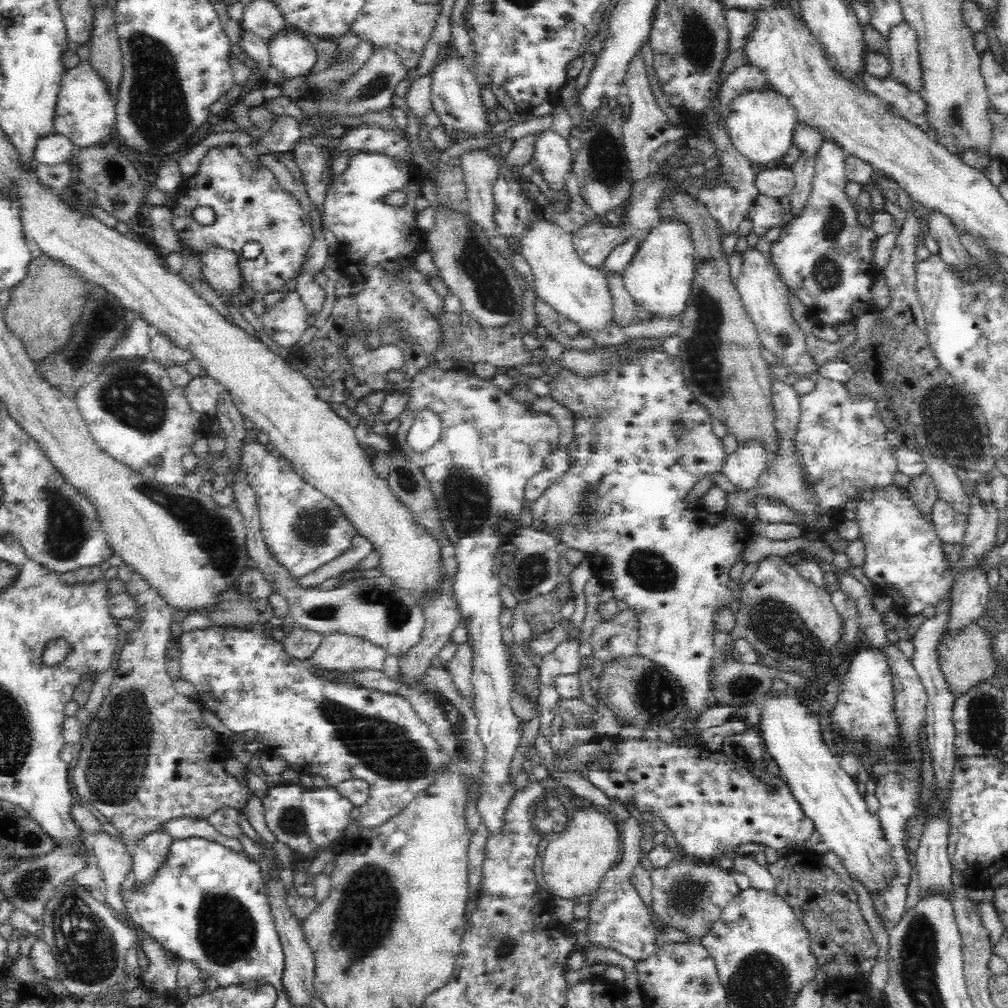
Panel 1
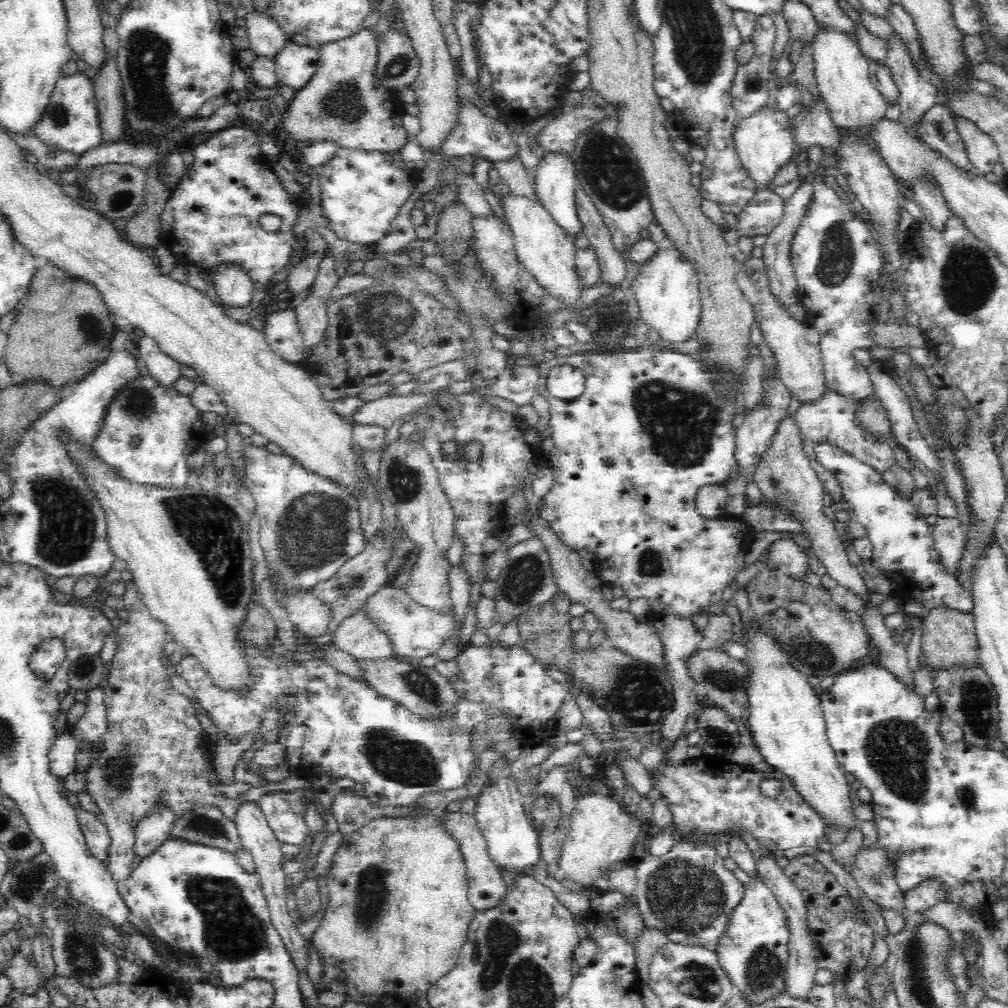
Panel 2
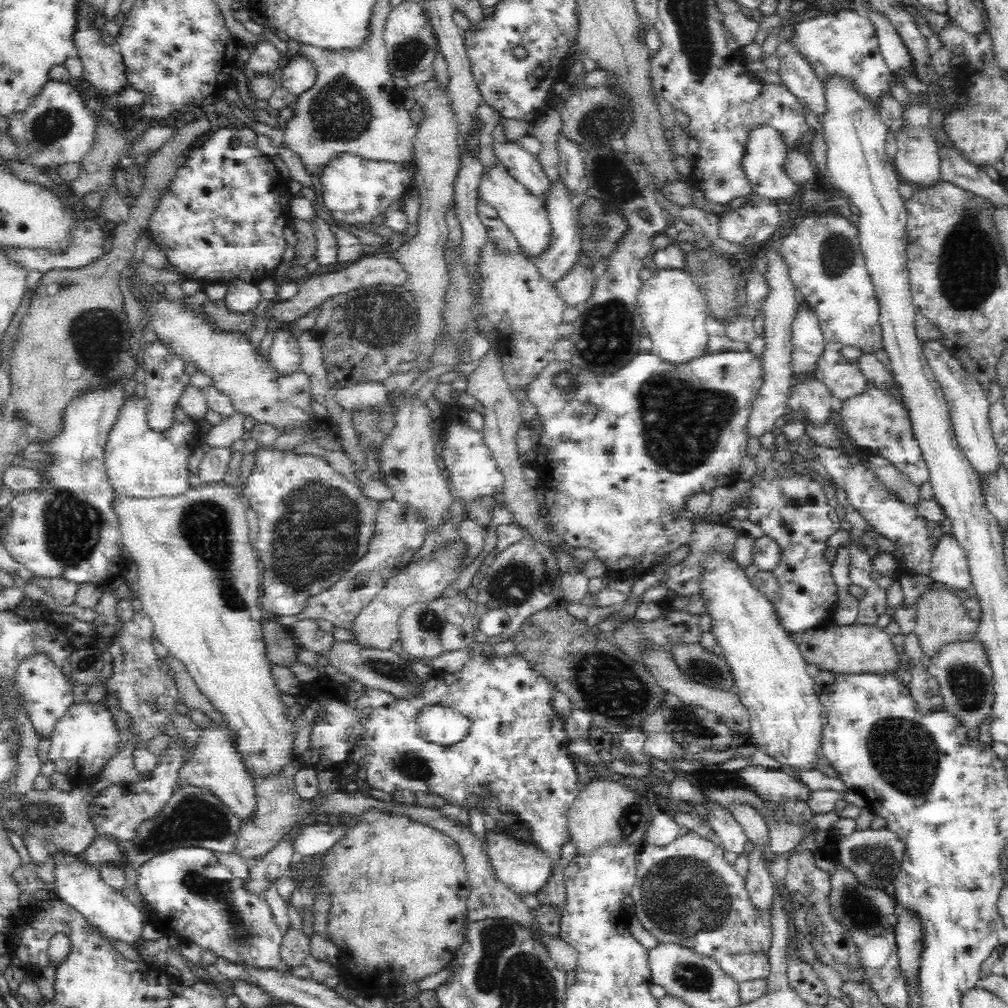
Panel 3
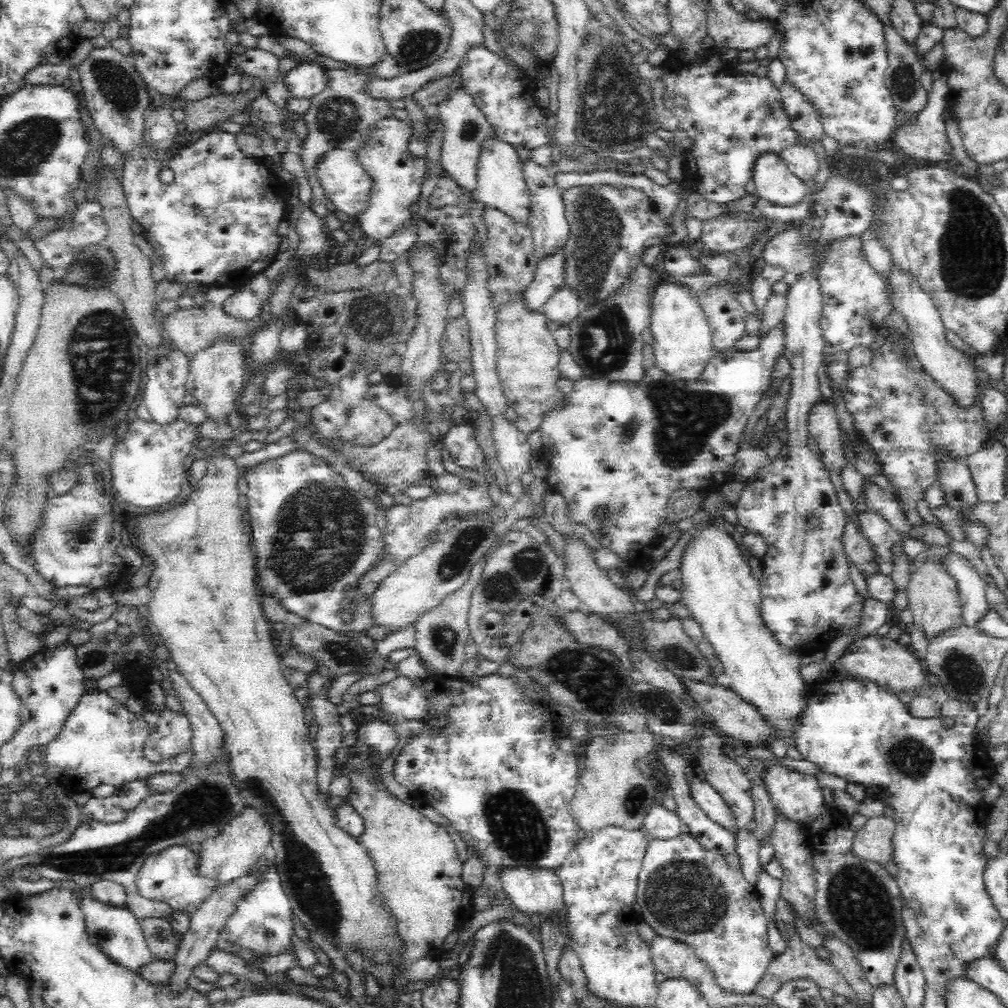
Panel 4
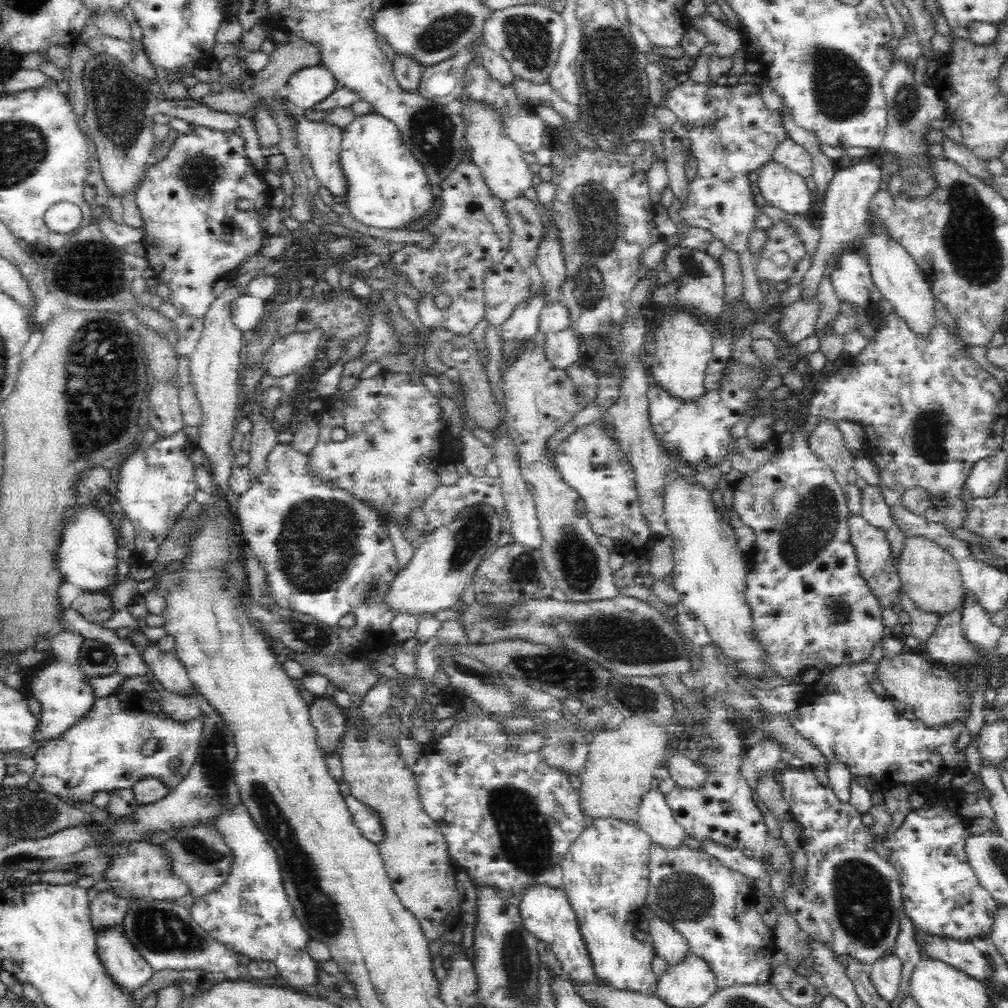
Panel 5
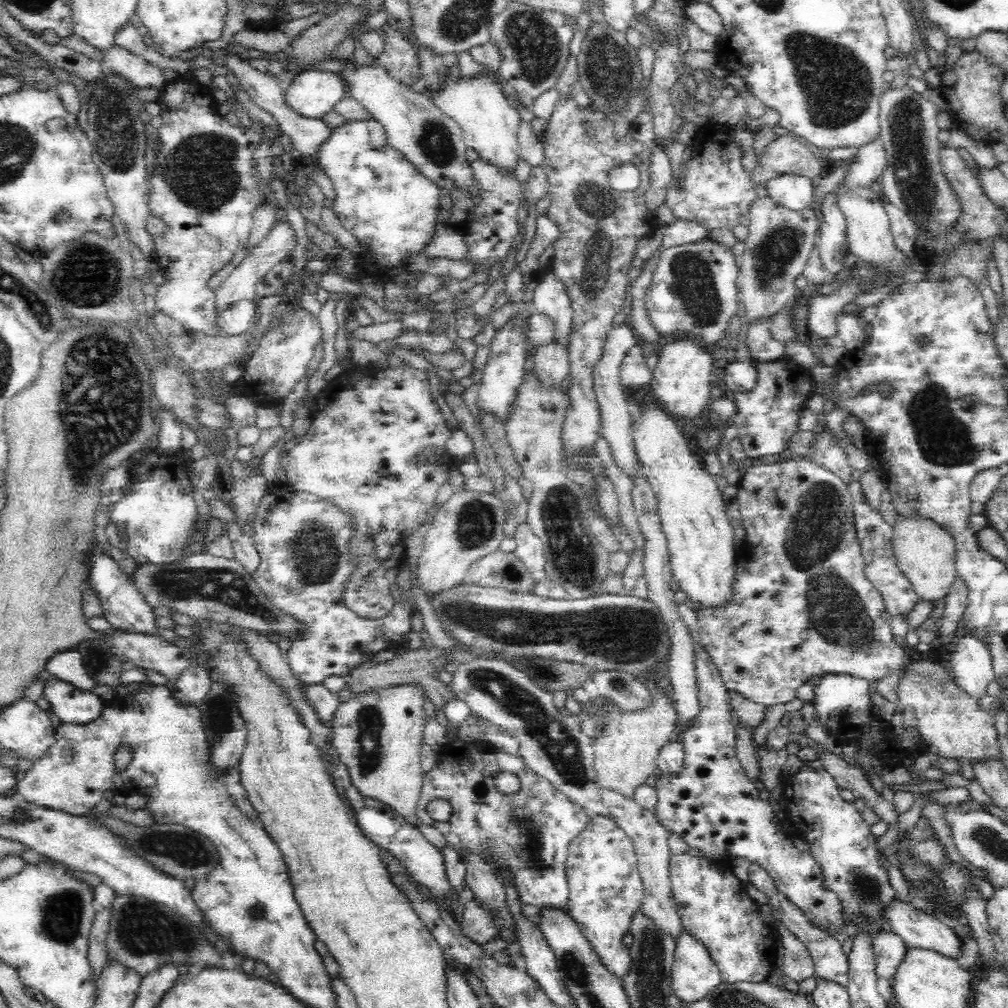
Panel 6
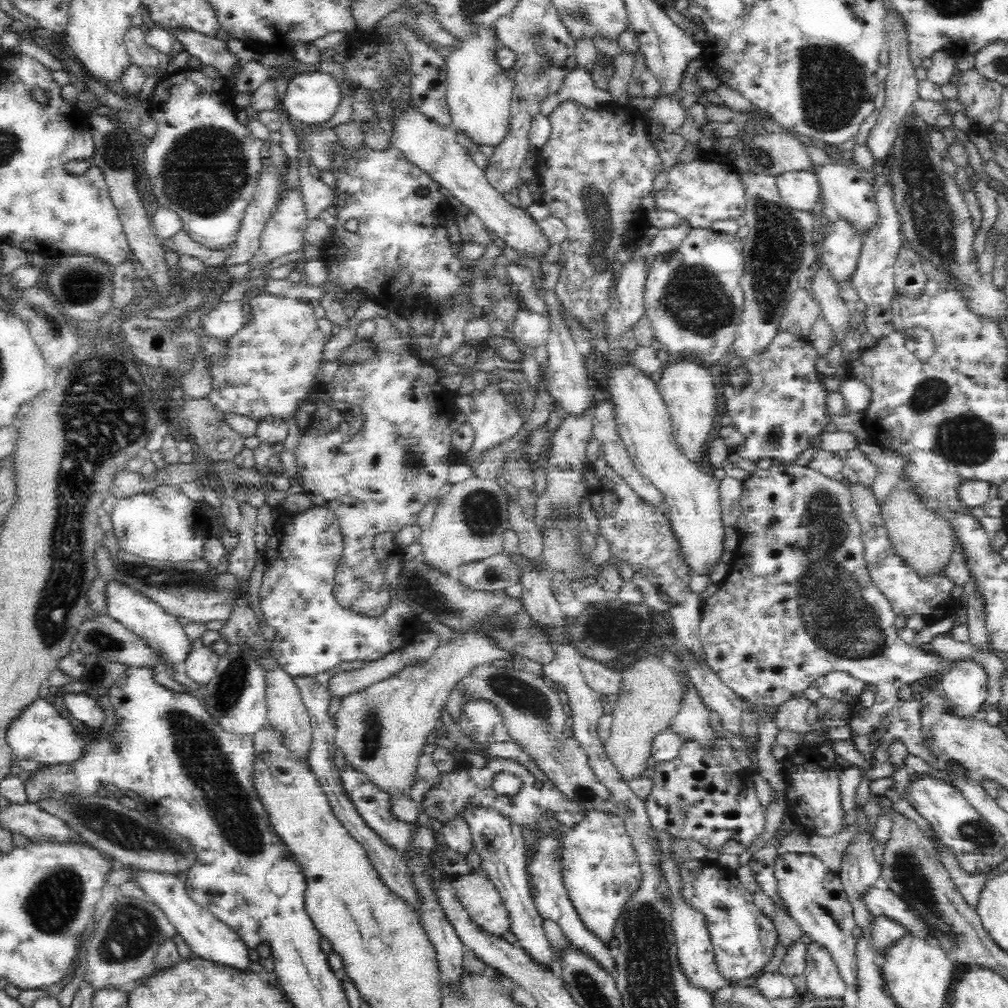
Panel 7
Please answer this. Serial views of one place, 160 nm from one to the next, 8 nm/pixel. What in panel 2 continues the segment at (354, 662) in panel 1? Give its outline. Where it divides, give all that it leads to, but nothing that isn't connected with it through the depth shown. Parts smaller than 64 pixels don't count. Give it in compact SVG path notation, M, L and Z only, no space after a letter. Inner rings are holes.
M366 609L345 618L332 634L331 642L358 660L395 656L389 634L373 622Z

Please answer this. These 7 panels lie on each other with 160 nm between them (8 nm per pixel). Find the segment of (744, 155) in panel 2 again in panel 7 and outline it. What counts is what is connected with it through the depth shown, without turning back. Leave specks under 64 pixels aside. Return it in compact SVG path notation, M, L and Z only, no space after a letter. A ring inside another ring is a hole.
M810 170L786 171L776 178L782 200L794 210L810 212L821 198L817 176Z

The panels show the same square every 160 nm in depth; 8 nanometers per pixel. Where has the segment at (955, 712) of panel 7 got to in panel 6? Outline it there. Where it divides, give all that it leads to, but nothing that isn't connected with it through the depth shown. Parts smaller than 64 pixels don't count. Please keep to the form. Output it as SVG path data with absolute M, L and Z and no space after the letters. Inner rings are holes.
M961 634L956 642L957 646L948 662L949 675L964 694L979 701L987 695L988 684L995 680L990 651L981 635Z

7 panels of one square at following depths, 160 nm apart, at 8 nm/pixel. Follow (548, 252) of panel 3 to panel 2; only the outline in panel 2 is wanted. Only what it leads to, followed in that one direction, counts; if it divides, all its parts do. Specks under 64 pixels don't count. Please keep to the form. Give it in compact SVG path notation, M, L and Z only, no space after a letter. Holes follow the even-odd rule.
M546 151L539 157L539 163L533 171L533 184L537 200L551 214L556 225L562 229L562 233L568 237L570 243L576 242L580 232L584 232L584 226L578 217L575 201L576 173L574 161L568 153Z

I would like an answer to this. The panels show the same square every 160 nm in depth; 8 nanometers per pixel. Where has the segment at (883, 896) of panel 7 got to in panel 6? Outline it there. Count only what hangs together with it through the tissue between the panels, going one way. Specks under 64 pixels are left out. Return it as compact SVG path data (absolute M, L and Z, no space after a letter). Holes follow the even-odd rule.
M897 898L892 899L882 907L881 916L883 916L887 927L904 939L907 948L918 947L926 950L935 950L940 954L946 955L946 957L954 958L954 960L960 958L962 946L959 944L959 938L954 929L941 918L918 909L910 900L902 902L902 900Z

